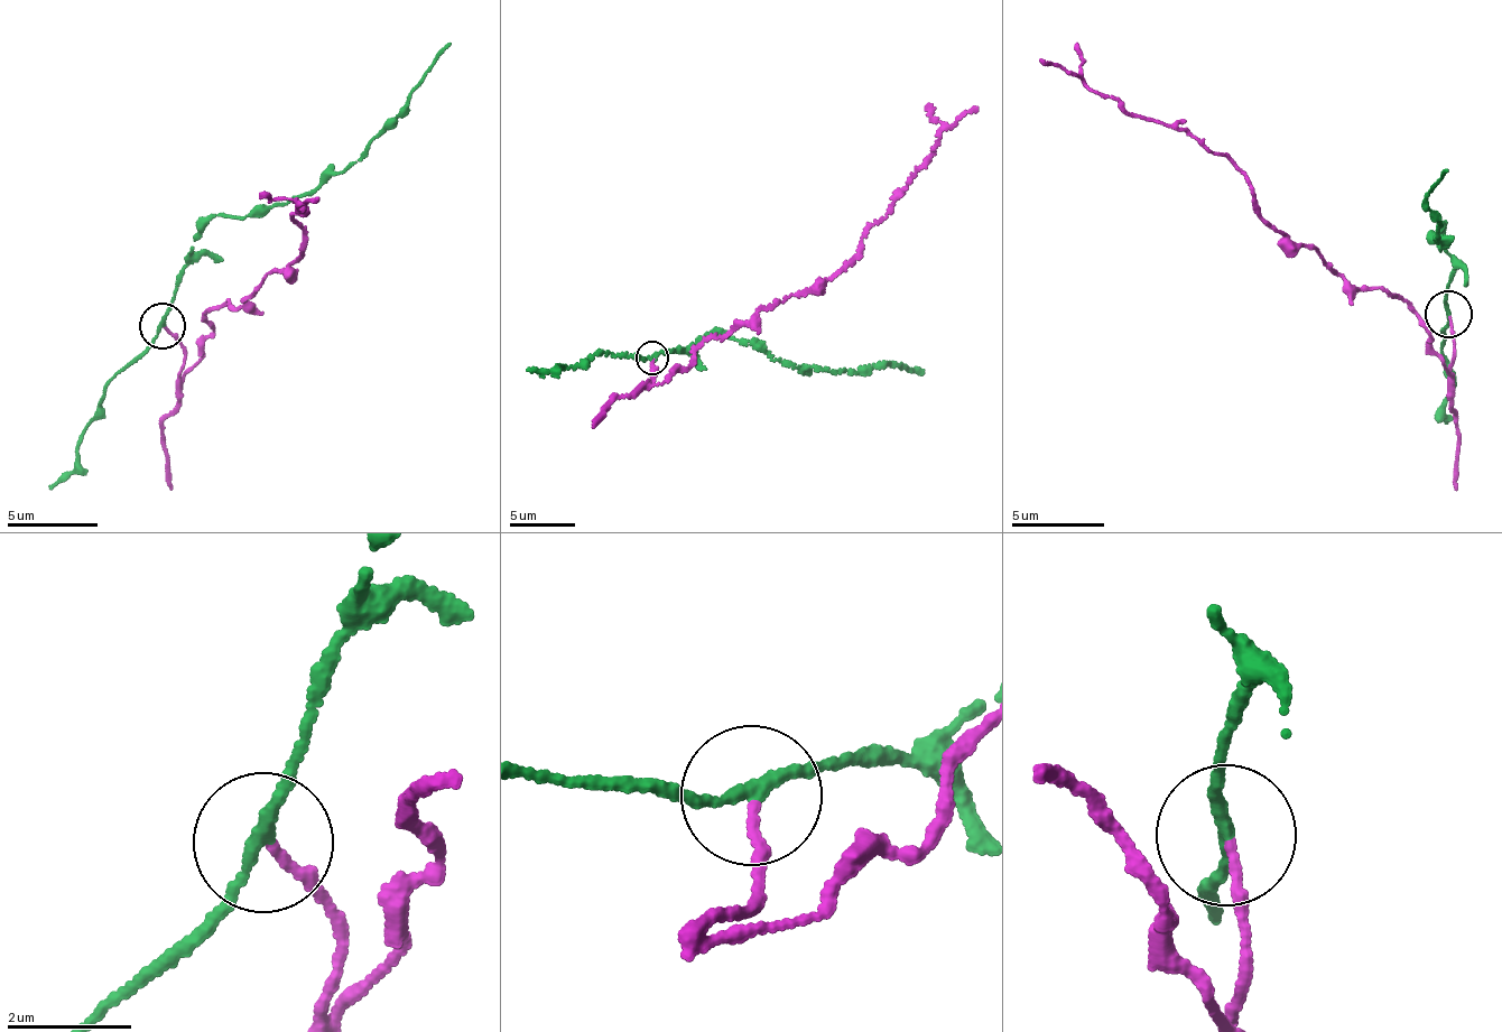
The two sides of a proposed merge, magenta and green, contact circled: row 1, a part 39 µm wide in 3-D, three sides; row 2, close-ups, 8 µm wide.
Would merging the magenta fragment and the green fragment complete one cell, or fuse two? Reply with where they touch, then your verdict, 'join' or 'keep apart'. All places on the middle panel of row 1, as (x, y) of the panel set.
(652, 358) | keep apart

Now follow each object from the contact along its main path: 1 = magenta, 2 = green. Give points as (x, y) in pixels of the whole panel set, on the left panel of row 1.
1: (163, 325), (187, 370), (210, 331), (207, 310), (244, 298), (299, 256), (302, 231), (291, 217), (318, 197)
2: (160, 327), (189, 253), (212, 222), (265, 216), (303, 198), (360, 157), (450, 44)

